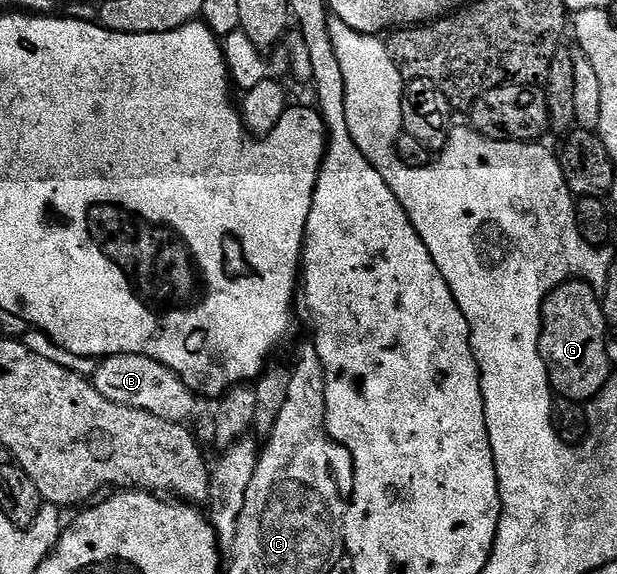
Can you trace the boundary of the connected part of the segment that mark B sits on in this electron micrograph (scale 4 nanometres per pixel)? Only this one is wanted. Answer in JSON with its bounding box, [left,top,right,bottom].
[91,355,198,423]

